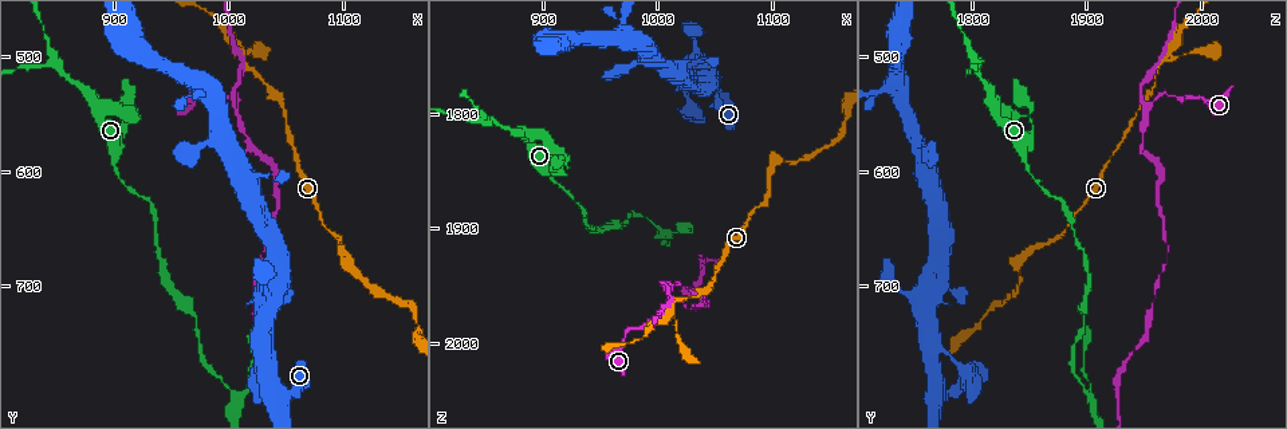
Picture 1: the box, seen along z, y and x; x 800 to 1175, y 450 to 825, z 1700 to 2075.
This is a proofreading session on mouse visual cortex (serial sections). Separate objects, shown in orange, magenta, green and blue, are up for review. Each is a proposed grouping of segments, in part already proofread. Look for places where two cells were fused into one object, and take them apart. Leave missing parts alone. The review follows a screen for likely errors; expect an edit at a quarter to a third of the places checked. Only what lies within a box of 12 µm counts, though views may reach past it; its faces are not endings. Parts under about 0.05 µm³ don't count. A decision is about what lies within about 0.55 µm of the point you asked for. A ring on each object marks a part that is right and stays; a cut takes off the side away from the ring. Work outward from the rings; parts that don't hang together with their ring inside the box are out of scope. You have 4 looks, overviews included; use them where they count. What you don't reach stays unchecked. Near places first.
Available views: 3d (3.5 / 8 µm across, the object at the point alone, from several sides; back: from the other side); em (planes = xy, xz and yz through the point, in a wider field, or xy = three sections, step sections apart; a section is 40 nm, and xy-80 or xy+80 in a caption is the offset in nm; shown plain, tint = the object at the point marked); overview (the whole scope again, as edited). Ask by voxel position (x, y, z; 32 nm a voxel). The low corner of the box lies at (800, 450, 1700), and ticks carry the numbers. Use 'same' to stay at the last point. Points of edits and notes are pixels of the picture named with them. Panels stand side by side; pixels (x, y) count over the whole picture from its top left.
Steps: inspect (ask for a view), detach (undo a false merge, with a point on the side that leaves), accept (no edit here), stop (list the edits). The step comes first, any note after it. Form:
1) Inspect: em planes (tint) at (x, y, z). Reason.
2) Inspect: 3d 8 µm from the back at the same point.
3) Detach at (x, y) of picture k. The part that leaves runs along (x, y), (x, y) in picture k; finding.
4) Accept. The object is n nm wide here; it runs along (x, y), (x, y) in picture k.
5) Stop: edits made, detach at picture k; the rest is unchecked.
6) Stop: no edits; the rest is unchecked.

Inspect: 3d 3.5 µm at (1008, 542, 1956). Branch point.

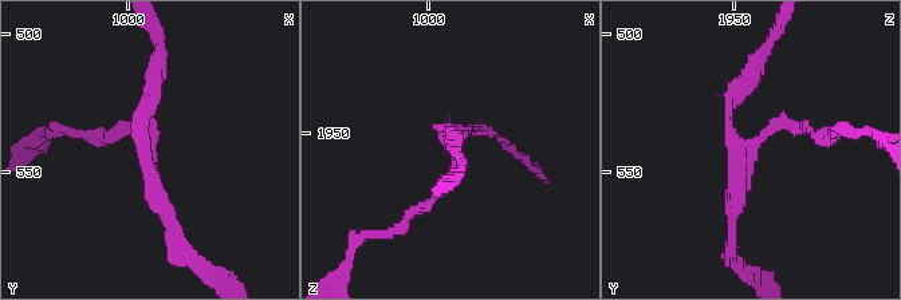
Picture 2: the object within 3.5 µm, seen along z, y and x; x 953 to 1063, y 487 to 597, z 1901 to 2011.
Inspect: em xy step 1 (tint) at (1008, 542, 1956). 3 arms meet here; the arms are 150, 200, 200 nm wide; now the EM.

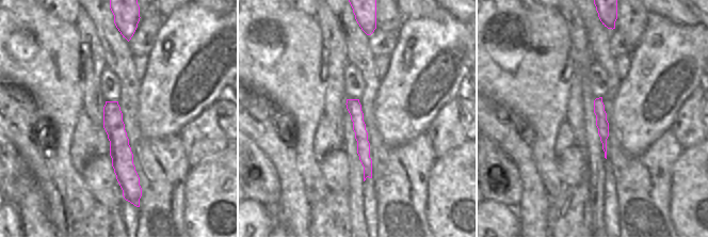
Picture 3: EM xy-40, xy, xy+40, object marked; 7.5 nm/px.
Accept. It runs along (108, 104), (125, 170), (125, 189) in picture 3; all the same cell.

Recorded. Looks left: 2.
Inspect: 3d 3.5 µm from the back at (846, 508, 1804). Three-way junction.

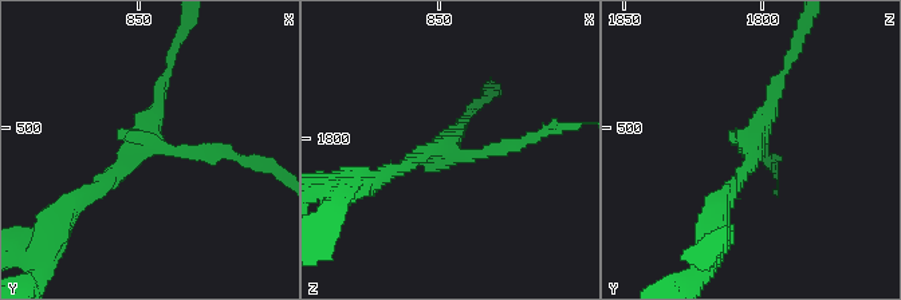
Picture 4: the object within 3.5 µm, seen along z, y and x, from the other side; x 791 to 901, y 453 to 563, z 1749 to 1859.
Inspect: em xy step 1 (tint) at (848, 506, 1804). 3 arms meet here; the arms are 150, 150, 200 nm wide; shape alone is not enough.

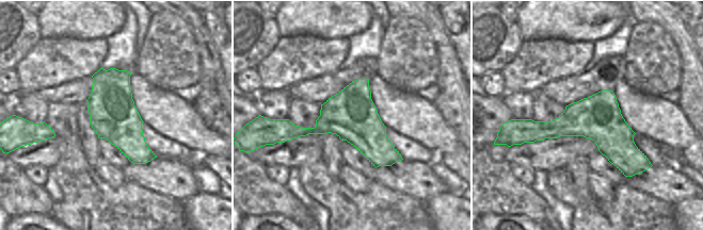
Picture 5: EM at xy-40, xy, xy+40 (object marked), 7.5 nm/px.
Accept. It runs along (521, 126), (600, 127), (645, 163) in picture 5; all the same cell.

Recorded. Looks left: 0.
Stop: no edits; the rest is unchecked.

